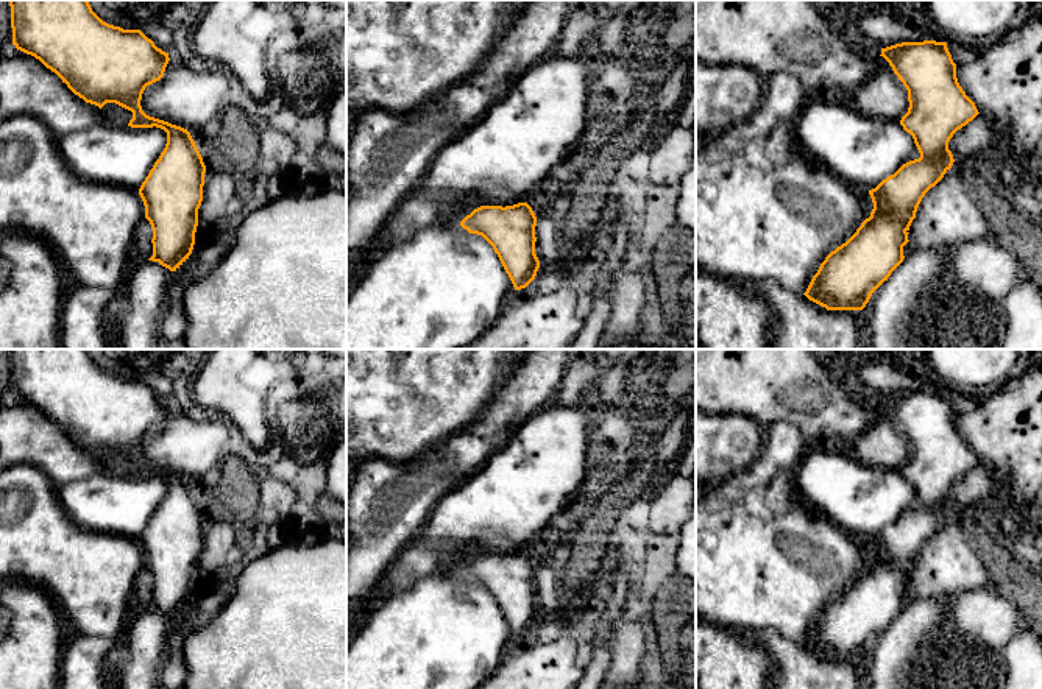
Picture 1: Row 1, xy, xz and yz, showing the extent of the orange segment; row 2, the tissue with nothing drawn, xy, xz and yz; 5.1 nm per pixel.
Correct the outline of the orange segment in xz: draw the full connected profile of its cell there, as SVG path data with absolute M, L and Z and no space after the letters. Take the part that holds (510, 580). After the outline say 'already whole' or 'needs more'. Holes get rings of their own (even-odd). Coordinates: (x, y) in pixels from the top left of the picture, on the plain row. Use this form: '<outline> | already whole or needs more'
M527 552L480 555L460 575L493 595L515 639L526 638L535 628L540 617L535 603L537 566Z | already whole

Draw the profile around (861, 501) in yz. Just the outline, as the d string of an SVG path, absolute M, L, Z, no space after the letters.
M813 450L805 454L794 479L802 504L814 514L827 518L853 538L872 539L883 528L894 524L903 513L919 508L920 502L909 482L900 471L867 466L842 450Z

